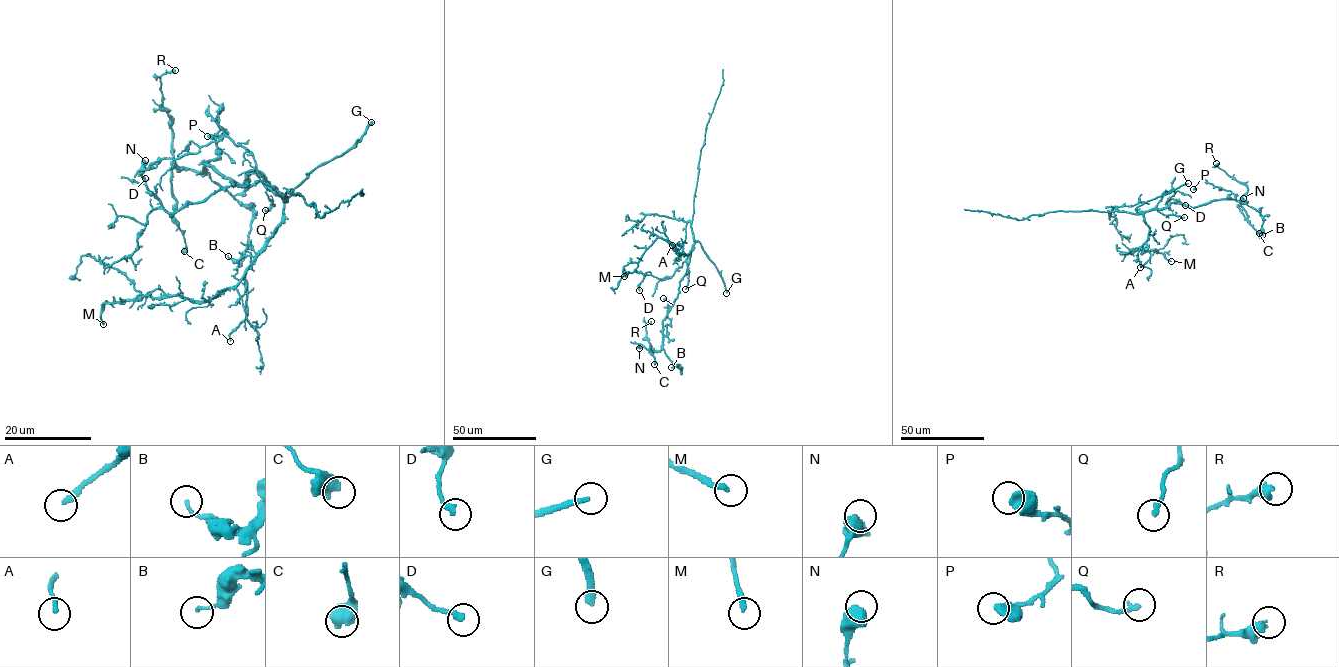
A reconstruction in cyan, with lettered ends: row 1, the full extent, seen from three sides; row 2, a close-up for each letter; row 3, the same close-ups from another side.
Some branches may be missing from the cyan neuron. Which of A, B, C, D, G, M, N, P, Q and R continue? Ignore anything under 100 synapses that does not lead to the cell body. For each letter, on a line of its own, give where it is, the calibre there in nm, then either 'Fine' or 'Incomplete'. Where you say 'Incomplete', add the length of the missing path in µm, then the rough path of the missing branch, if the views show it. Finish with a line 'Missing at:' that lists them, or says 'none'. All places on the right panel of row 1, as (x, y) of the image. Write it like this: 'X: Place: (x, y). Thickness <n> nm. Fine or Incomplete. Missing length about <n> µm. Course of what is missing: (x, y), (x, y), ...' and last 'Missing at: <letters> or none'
A: Place: (1140, 267). Thickness 200 nm. Fine
B: Place: (1262, 235). Thickness 140 nm. Fine
C: Place: (1259, 233). Thickness 550 nm. Fine
D: Place: (1185, 205). Thickness 260 nm. Fine
G: Place: (1188, 183). Thickness 280 nm. Incomplete. Missing length about 110 µm. Course of what is missing: (1188, 183), (1208, 181), (1252, 195), (1267, 195), (1281, 202), (1294, 199), (1328, 212)
M: Place: (1171, 261). Thickness 240 nm. Fine
N: Place: (1243, 198). Thickness 700 nm. Fine
P: Place: (1193, 189). Thickness 550 nm. Fine
Q: Place: (1184, 217). Thickness 180 nm. Fine
R: Place: (1216, 163). Thickness 480 nm. Fine
Missing at: G

